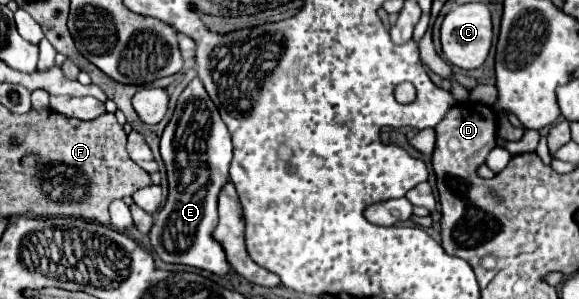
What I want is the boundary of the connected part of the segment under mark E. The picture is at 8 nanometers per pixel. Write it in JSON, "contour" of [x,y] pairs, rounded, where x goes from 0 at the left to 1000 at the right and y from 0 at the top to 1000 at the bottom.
{"contour":[[[342,258],[328,271],[307,331],[304,371],[276,458],[276,518],[287,552],[294,639],[287,686],[269,712],[256,779],[263,833],[287,880],[314,880],[390,920],[397,886],[380,813],[370,813],[366,773],[377,746],[377,645],[394,605],[401,465]]]}

